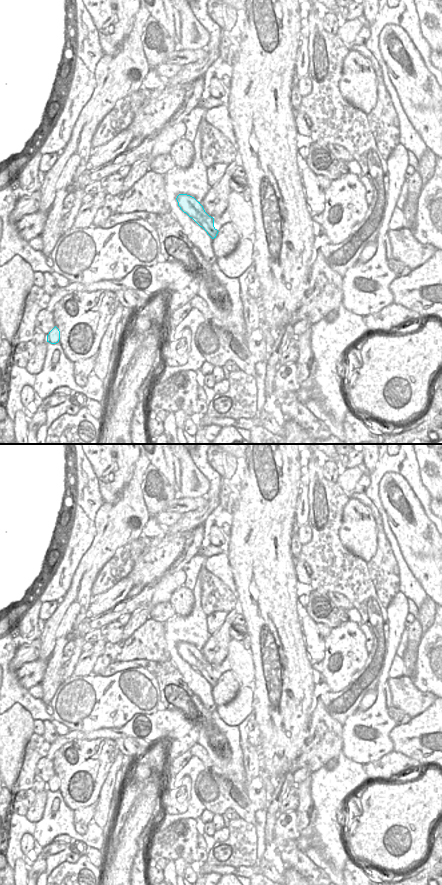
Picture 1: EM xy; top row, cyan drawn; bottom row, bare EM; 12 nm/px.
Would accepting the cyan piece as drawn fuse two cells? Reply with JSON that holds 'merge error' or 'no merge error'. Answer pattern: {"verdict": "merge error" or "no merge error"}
{"verdict": "no merge error"}

